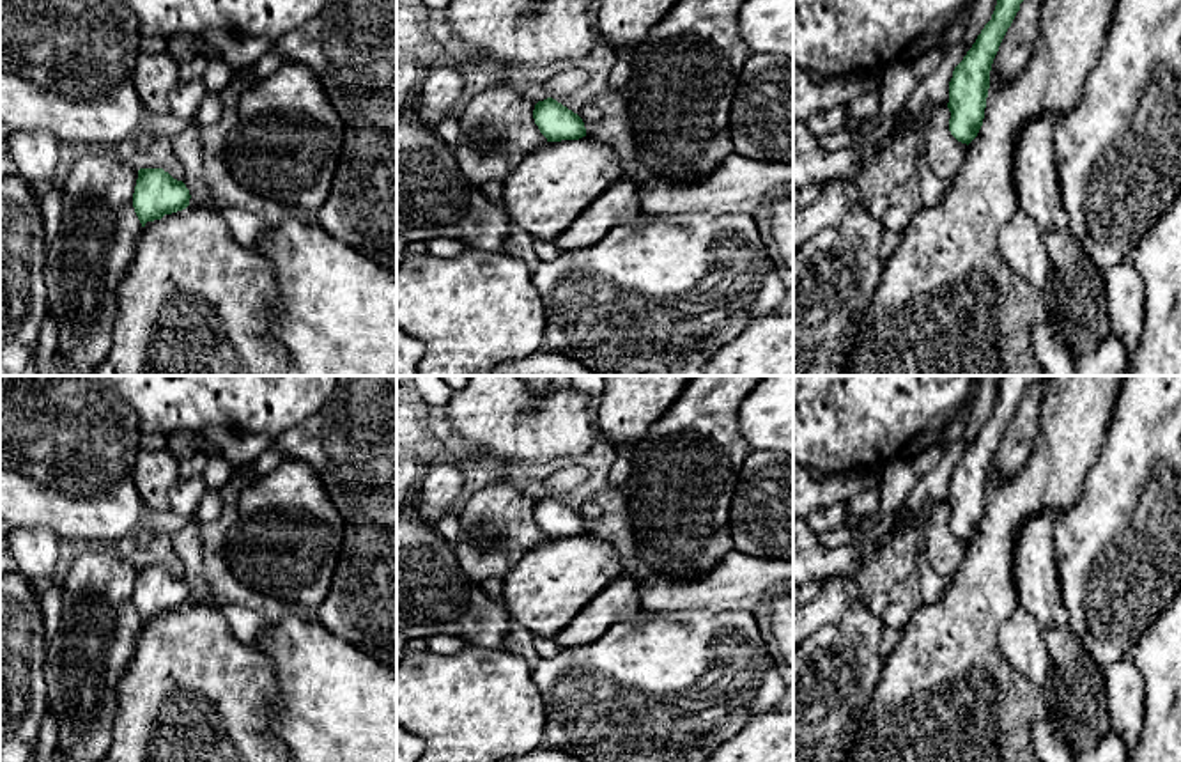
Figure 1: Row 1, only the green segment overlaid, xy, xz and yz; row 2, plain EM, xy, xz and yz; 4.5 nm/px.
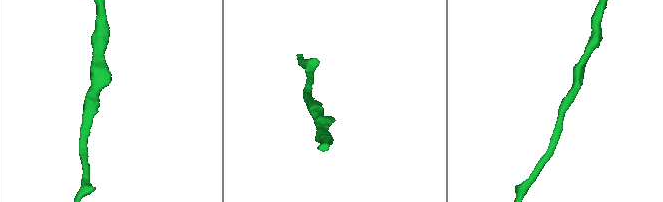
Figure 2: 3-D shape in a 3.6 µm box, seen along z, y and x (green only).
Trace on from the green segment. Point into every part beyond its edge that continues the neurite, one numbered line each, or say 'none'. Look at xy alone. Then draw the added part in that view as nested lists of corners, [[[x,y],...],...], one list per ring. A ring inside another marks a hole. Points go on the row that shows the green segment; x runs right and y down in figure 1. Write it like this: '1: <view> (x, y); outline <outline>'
none

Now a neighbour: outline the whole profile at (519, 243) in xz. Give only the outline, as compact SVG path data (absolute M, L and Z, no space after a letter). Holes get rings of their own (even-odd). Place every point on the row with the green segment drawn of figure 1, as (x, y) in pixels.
M513 227L506 237L503 253L521 259L528 266L529 273L533 273L540 264L540 259L533 250L533 243L533 236L519 227Z

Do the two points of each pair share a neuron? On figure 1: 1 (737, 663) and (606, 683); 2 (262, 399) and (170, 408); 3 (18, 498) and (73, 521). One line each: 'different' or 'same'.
1: same
2: same
3: same

